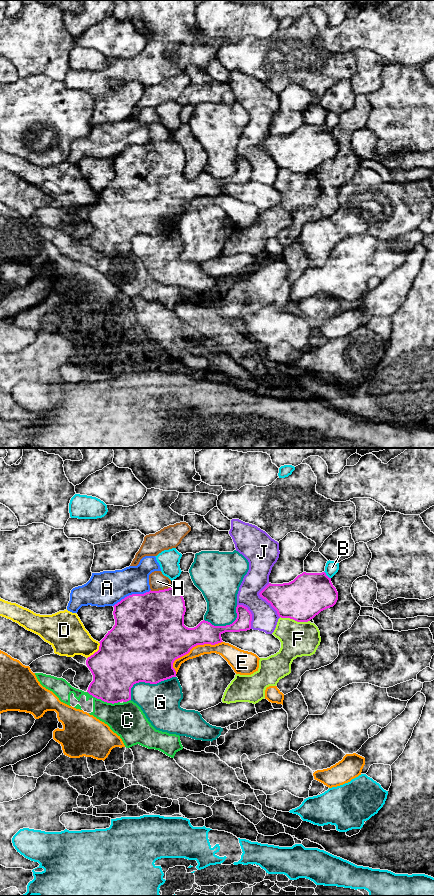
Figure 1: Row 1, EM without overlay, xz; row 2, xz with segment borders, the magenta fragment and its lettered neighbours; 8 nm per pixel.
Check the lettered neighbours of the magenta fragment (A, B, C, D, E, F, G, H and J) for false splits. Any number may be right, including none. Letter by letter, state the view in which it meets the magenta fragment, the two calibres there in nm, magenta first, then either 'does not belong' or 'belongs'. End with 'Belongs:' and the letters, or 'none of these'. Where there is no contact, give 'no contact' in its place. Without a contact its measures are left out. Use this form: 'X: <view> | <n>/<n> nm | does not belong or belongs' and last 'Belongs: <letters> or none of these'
A: xz | 460/280 nm | does not belong
B: xz | 340/110 nm | does not belong
C: xz | 360/280 nm | does not belong
D: xz | 480/280 nm | does not belong
E: xz | 400/110 nm | does not belong
F: xz | 340/280 nm | does not belong
G: xz | 500/320 nm | does not belong
H: xz | 460/140 nm | belongs
J: xz | 320/200 nm | does not belong
Belongs: H

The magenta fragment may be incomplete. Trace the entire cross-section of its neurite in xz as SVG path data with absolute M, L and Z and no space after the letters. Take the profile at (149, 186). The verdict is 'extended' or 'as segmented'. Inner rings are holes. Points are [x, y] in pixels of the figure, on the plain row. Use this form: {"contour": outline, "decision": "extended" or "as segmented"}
{"contour": "M154 123L149 127L149 137L149 144L129 147L113 158L115 177L99 194L99 202L86 212L93 227L87 244L104 254L127 254L131 252L134 236L157 236L176 229L174 213L188 206L193 199L221 195L221 187L225 184L251 181L252 166L243 157L237 157L237 170L230 177L214 178L203 172L196 179L188 180L184 177L184 150L171 139L171 132L161 123Z", "decision": "extended"}

